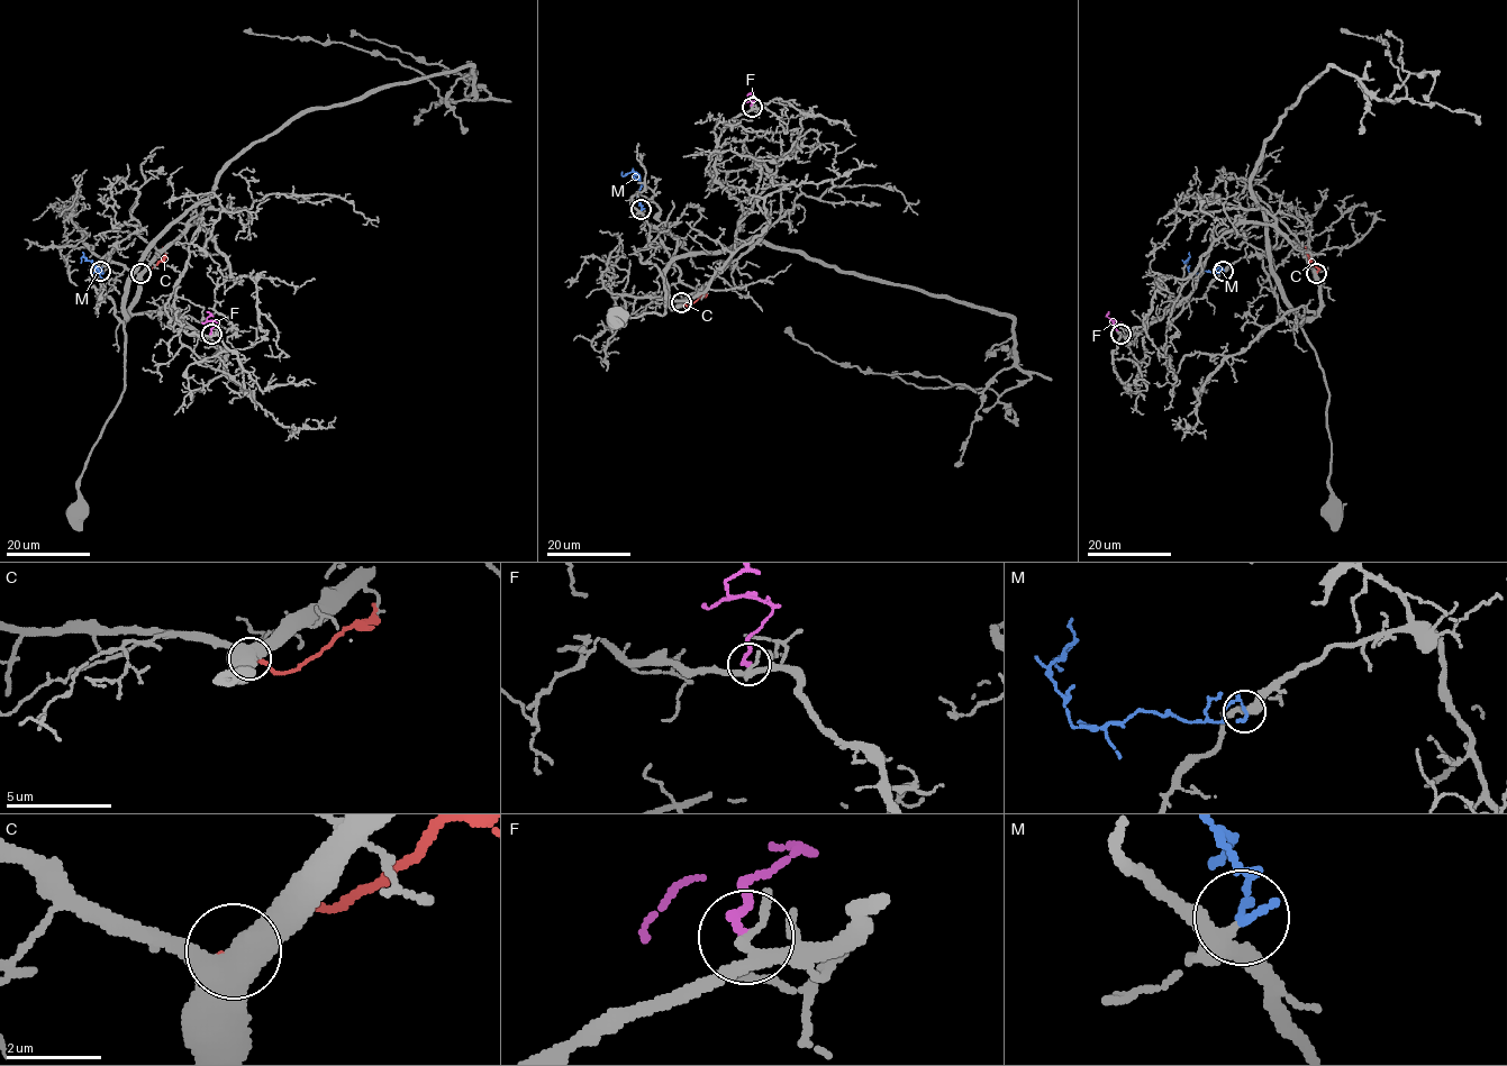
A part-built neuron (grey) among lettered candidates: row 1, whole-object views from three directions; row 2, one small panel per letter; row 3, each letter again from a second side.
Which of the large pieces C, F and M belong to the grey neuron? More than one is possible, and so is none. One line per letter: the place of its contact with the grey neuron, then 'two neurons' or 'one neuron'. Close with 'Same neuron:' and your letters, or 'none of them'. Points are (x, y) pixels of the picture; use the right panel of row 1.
C: meets grey at (1316, 273); two neurons
F: meets grey at (1120, 334); two neurons
M: meets grey at (1223, 271); one neuron
Same neuron: M

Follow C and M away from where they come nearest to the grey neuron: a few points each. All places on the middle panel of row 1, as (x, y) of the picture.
C: (681, 302), (690, 306), (706, 293), (702, 291)
M: (641, 210), (636, 197), (641, 188), (639, 176), (633, 171), (624, 176), (620, 173)

